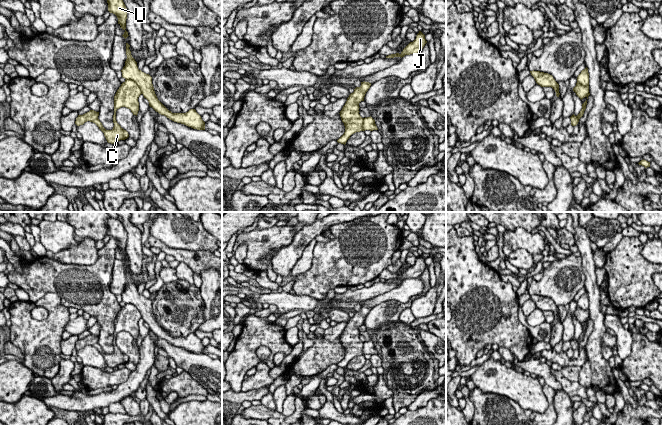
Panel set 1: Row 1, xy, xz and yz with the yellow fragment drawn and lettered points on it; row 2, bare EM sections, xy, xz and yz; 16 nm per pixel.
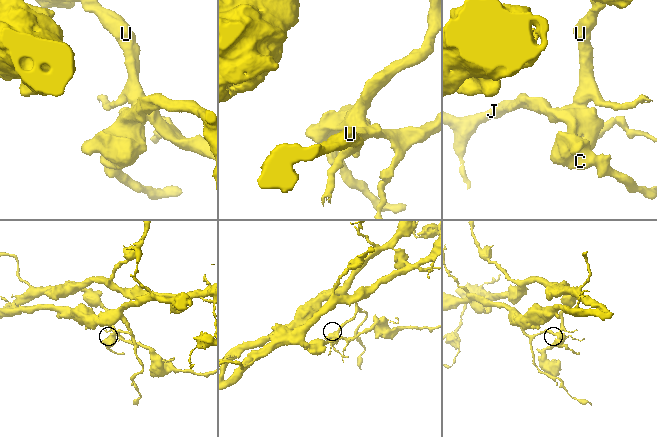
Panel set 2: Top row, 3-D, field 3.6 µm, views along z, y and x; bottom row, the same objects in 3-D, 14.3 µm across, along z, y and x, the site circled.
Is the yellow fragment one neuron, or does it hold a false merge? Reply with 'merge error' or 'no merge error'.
merge error

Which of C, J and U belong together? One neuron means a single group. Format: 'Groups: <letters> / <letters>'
Groups: C J / U

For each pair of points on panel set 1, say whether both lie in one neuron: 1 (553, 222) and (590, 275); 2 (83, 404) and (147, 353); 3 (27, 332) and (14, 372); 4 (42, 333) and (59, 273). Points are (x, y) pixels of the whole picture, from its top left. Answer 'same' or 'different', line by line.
1: different
2: same
3: different
4: different

